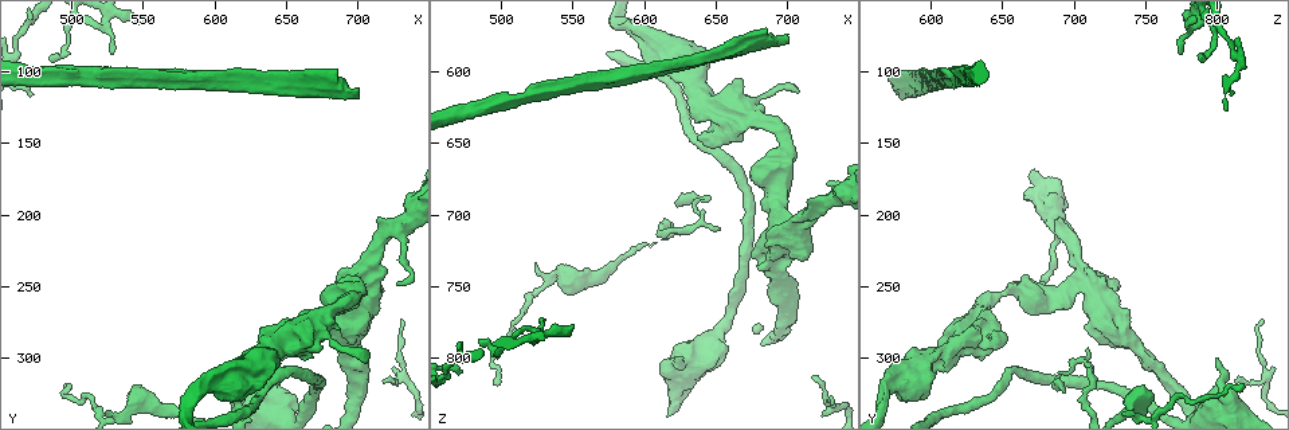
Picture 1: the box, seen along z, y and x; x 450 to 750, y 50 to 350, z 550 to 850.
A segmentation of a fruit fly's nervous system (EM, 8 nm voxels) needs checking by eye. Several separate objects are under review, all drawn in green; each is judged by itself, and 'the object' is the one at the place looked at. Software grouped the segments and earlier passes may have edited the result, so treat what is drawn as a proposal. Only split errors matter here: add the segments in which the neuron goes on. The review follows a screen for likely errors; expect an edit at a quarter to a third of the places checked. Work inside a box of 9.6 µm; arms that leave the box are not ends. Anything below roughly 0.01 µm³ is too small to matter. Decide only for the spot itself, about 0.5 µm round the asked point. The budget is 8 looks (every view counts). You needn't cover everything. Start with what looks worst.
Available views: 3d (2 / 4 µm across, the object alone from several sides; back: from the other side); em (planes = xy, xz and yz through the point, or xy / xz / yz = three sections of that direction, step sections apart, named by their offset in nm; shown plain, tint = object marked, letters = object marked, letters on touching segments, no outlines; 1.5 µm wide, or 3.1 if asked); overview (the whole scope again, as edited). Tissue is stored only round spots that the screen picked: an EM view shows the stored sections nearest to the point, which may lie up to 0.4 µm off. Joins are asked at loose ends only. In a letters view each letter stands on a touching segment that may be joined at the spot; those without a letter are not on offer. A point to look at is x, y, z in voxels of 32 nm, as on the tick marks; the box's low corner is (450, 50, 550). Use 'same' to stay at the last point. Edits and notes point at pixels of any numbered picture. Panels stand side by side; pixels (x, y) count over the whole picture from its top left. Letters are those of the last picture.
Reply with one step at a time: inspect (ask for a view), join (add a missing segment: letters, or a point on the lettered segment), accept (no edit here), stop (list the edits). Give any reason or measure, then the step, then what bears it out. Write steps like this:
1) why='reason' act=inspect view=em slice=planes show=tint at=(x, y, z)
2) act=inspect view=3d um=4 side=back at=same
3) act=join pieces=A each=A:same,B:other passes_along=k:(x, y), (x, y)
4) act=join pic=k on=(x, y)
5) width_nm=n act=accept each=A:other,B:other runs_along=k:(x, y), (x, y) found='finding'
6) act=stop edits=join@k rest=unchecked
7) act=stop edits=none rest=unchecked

why='free end' act=inspect view=3d um=2 side=back at=(624, 302, 798)

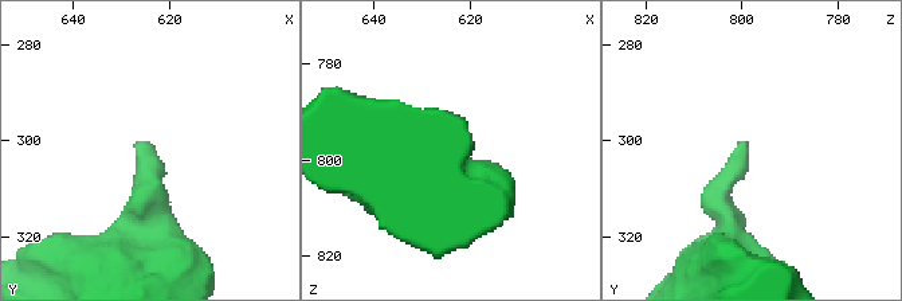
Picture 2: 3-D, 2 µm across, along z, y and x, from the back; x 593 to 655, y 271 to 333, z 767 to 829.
act=inspect view=em slice=xy step=8 show=tint at=(626, 302, 799)

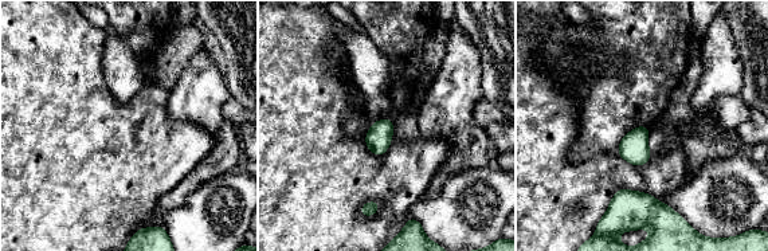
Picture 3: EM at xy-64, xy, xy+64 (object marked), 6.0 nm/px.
why='another direction' act=inspect view=em slice=planes show=letters at=same

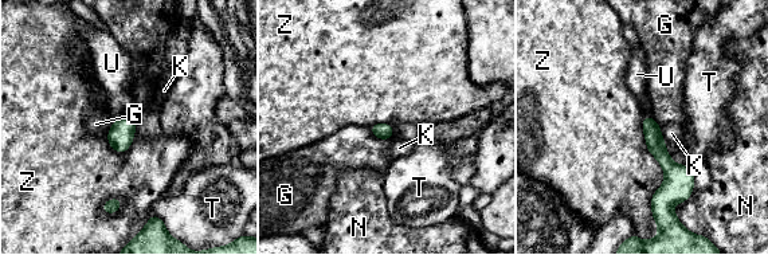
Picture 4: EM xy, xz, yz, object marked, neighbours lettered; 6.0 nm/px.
act=accept each=G:other,K:other,N:other,T:other,U:other,Z:other border=4:(645, 116), (663, 173), (654, 219) found='none of them fits'

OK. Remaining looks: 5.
act=inspect view=em slice=xz step=8 show=tint at=(486, 92, 788)

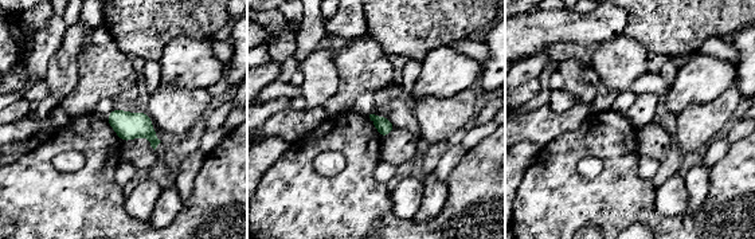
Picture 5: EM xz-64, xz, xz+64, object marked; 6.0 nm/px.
why='another direction' act=inspect view=em slice=planes show=letters at=same

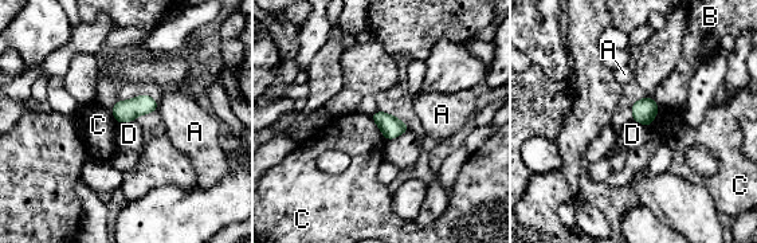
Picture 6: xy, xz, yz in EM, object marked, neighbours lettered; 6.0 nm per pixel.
width_nm=130 act=accept each=A:other,B:other,C:other,D:other border=6:(134, 120), (118, 124) found='none of them fits'

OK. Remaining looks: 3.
why='tapers out' act=inspect view=em slice=yz step=4 show=tint at=(720, 316, 812)

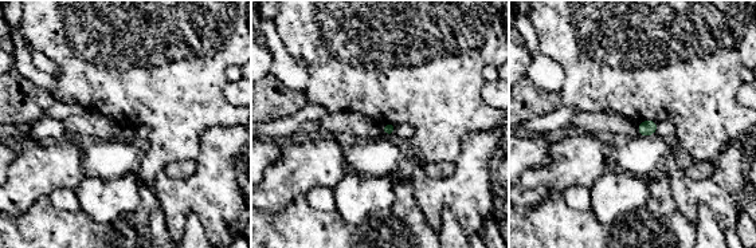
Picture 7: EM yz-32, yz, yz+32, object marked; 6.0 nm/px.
why='another direction' act=inspect view=em slice=planes show=letters at=same

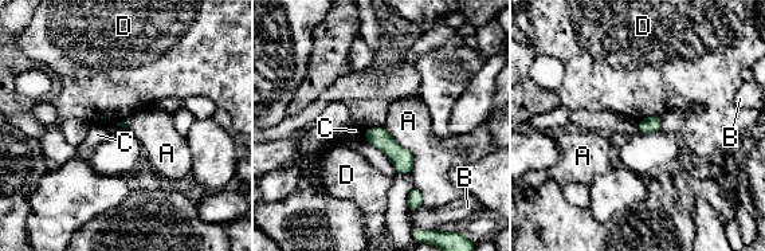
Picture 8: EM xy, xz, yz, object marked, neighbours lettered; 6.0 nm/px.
act=accept each=A:other,B:other,C:other,D:other found='none of them fits'

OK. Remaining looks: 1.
act=stop edits=none rest=unchecked

